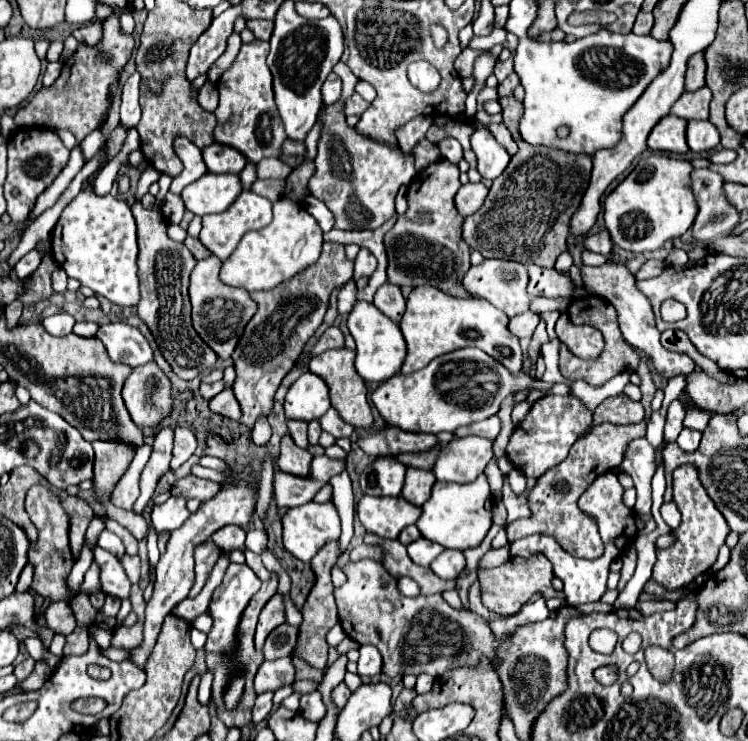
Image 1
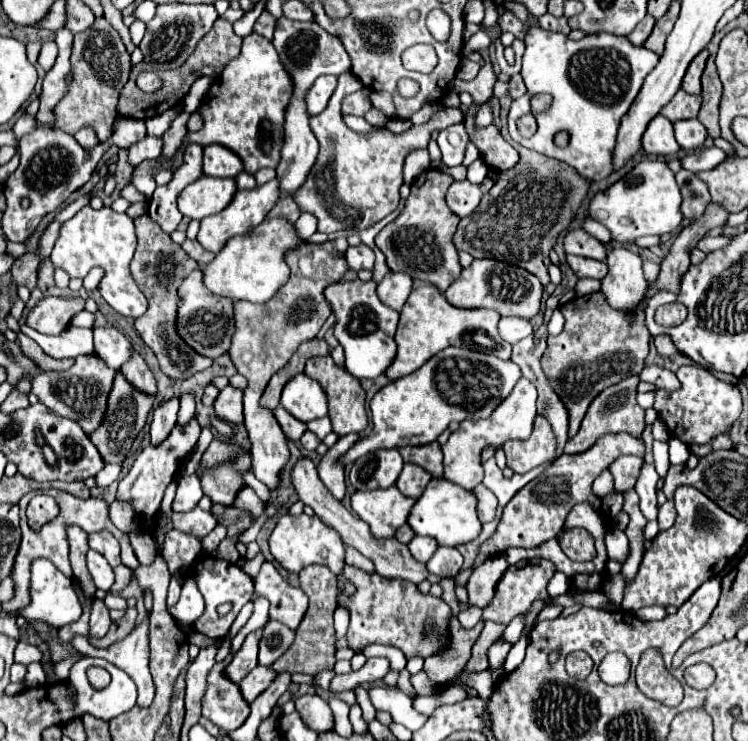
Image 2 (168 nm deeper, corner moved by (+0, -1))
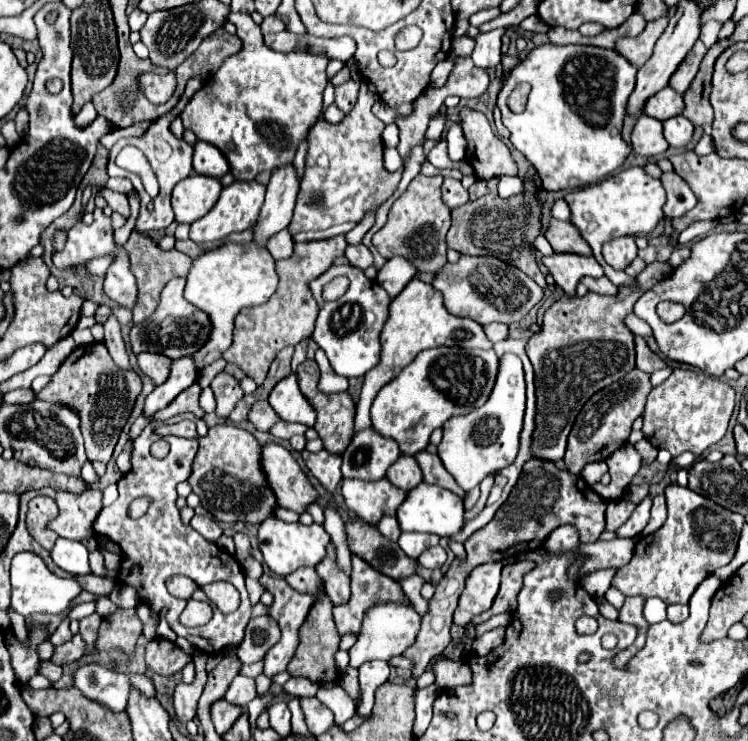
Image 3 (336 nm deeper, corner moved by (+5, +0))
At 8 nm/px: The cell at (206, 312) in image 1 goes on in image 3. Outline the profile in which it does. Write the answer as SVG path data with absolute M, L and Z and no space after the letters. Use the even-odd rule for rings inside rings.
M185 278L169 280L161 290L159 304L153 316L149 316L145 324L131 328L129 340L135 356L141 352L153 352L153 354L165 354L167 358L181 358L187 354L195 354L197 348L201 348L207 342L211 332L209 316L183 298L183 288L185 288Z

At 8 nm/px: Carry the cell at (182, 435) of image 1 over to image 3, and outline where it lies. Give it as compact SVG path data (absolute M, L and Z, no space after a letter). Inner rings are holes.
M253 242L225 244L193 260L193 266L187 274L185 300L189 300L189 304L195 308L201 308L211 320L209 340L193 354L197 370L203 370L207 364L221 358L221 352L229 348L233 320L241 308L263 304L274 294L279 281L274 262L266 247L257 246Z

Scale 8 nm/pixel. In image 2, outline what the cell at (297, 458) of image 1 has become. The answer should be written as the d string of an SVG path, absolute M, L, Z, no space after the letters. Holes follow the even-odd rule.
M300 457L300 459L298 459L298 463L292 467L292 483L294 483L294 489L296 489L296 493L298 493L298 499L300 499L304 505L310 505L310 507L314 509L314 513L316 513L318 517L322 517L322 521L324 521L326 525L334 527L334 529L340 533L344 545L350 545L350 547L358 549L364 557L368 557L368 559L374 563L378 575L388 577L388 579L408 579L410 583L416 583L416 585L422 583L422 581L430 581L430 583L438 583L438 581L440 581L436 575L428 573L428 569L426 569L424 563L418 563L418 561L410 555L410 551L408 551L406 545L402 545L400 541L394 541L394 539L376 539L376 537L370 533L370 527L368 527L362 519L354 517L350 511L346 511L344 505L342 505L340 501L336 501L336 499L328 493L326 485L324 485L322 479L318 477L318 469L316 469L316 465L314 465L312 459L308 459L308 457Z

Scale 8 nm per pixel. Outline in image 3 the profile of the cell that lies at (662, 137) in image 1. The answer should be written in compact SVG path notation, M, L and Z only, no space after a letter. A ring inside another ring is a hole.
M641 114L631 132L631 146L635 154L645 156L645 158L653 158L667 152L669 144L663 136L661 122L647 114Z

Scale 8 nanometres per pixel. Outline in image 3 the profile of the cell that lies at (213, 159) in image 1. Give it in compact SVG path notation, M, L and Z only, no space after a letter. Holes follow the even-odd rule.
M199 140L193 146L193 172L221 178L223 174L229 172L229 164L227 164L225 156L213 144Z

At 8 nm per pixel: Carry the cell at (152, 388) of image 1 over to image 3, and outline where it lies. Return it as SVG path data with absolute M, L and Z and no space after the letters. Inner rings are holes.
M113 314L105 322L105 346L111 354L111 358L115 360L115 364L119 364L121 368L131 368L127 352L125 352L125 342L121 338L121 328Z

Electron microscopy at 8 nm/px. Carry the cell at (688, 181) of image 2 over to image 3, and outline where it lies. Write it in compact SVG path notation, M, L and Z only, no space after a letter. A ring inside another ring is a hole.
M667 172L659 180L667 192L667 200L665 200L665 216L667 218L679 218L697 204L697 198L691 192L691 188L675 172Z

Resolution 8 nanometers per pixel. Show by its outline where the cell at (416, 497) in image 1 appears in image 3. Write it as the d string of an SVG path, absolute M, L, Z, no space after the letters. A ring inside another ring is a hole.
M401 454L397 458L397 462L389 466L387 478L389 478L389 482L393 486L397 486L397 488L401 488L405 492L409 492L411 488L415 488L415 486L419 486L423 482L417 460L413 456L405 456L405 454Z

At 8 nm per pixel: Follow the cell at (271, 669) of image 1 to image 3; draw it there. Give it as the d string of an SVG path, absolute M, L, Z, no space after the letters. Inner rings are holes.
M235 676L233 682L229 684L229 690L225 694L225 700L229 704L247 708L247 704L257 696L255 692L255 680L253 678L245 678L245 676Z

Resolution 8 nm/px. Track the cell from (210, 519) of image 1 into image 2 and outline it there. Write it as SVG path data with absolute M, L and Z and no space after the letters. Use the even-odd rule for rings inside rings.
M150 611L146 613L144 621L122 641L106 647L106 649L96 649L90 645L88 637L84 635L74 635L70 645L90 657L102 657L110 661L112 665L124 669L136 683L138 687L138 705L148 707L154 699L154 683L150 677L148 661L150 661L150 641L148 641L148 623L150 623Z

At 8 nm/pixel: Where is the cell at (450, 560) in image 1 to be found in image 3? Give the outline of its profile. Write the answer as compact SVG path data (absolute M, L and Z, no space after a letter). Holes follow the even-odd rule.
M433 546L433 548L425 550L417 560L419 560L419 564L423 568L441 568L445 564L445 560L447 560L447 554L445 554L445 550L441 546Z

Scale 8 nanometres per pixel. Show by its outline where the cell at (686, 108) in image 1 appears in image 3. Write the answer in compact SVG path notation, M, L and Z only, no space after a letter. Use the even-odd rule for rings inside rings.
M663 88L661 92L653 94L645 106L643 106L643 112L649 114L651 118L657 118L661 122L665 122L667 118L673 118L677 114L683 112L683 96L677 94L673 88Z

